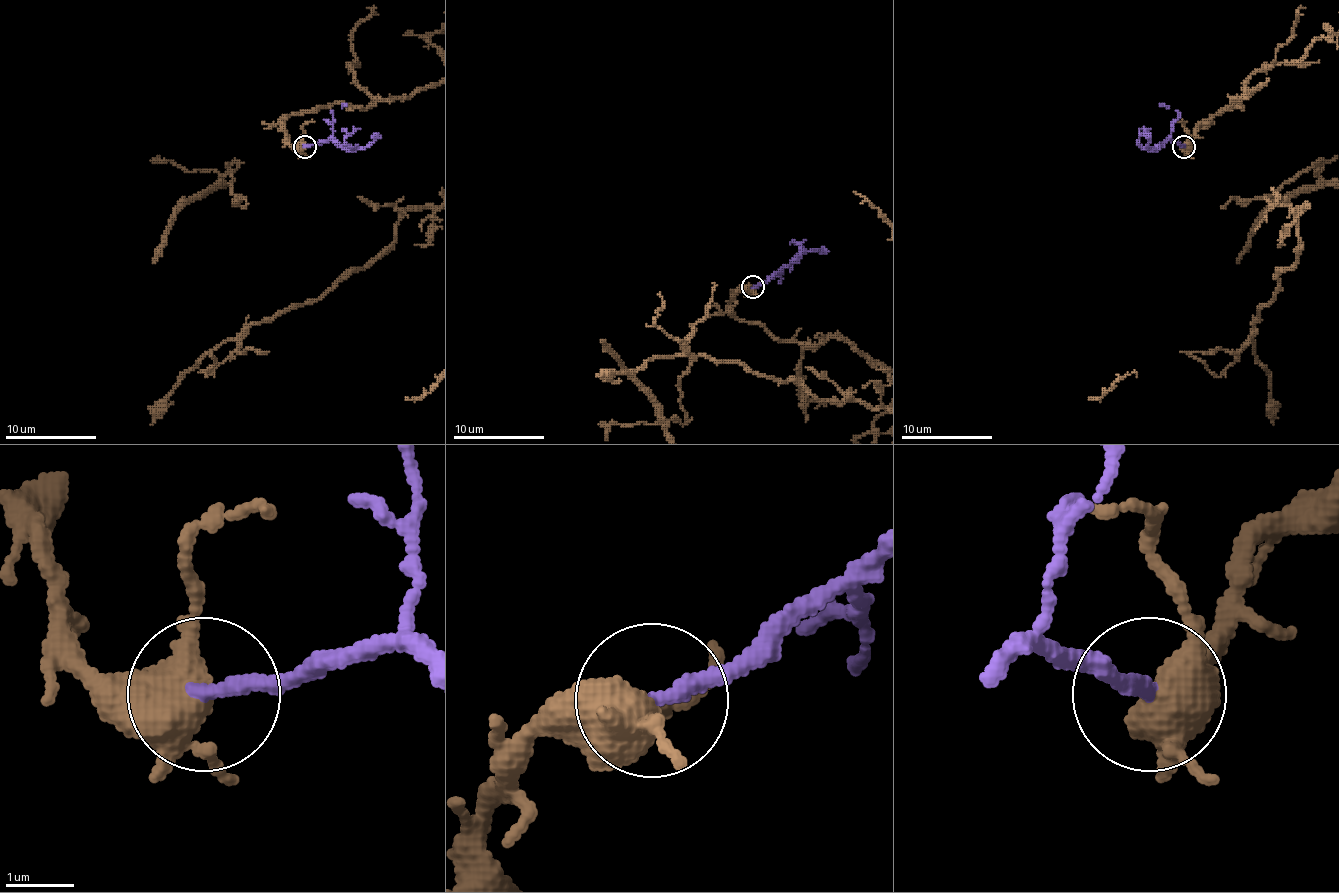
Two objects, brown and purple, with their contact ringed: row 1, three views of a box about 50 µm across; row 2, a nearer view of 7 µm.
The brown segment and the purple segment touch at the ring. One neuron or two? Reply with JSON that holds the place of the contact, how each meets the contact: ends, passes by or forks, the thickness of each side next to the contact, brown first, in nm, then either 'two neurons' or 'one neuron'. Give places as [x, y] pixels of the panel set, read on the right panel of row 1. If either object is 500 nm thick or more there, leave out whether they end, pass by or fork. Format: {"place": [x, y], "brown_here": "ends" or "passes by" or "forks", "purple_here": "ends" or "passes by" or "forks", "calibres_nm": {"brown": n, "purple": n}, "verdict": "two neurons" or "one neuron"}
{"place": [1184, 146], "brown_here": "forks", "purple_here": "ends", "calibres_nm": {"brown": 400, "purple": 240}, "verdict": "two neurons"}

